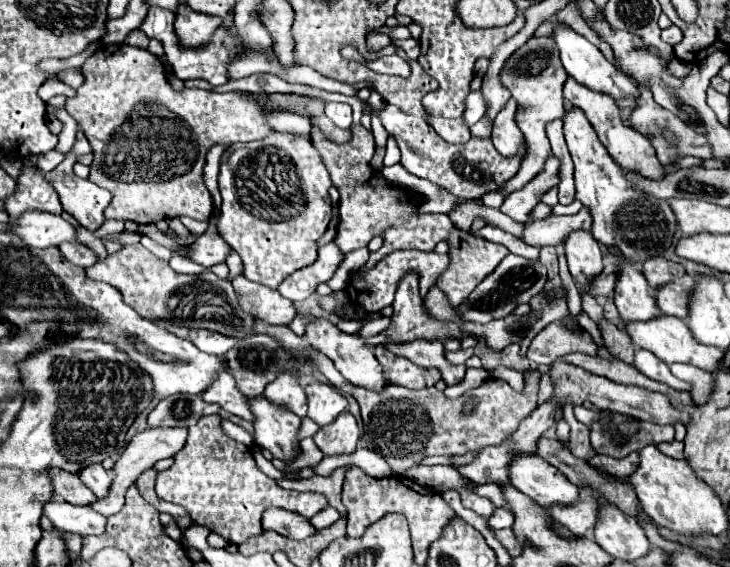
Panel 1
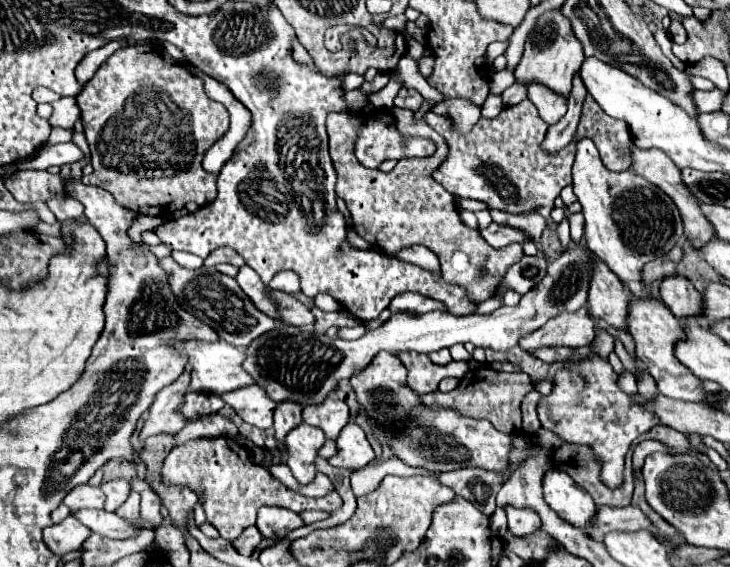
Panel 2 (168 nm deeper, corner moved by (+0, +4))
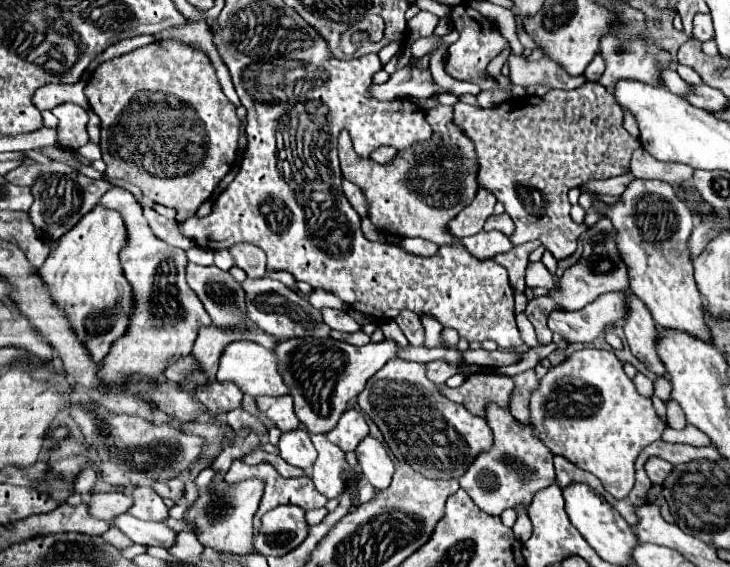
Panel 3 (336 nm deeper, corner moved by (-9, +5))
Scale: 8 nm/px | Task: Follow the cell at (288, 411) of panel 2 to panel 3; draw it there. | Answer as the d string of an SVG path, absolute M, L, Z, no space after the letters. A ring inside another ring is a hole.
M299 427L295 431L289 431L289 433L283 433L277 447L281 451L281 457L289 465L299 467L299 469L311 467L317 459L317 451L315 451L315 447L309 439L309 433L303 427Z

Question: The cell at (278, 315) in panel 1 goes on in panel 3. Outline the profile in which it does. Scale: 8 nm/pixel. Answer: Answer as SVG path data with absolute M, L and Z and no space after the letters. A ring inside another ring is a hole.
M321 309L323 311L323 321L337 331L345 331L345 333L355 333L361 331L361 323L357 323L349 313L345 311L335 311L335 309Z

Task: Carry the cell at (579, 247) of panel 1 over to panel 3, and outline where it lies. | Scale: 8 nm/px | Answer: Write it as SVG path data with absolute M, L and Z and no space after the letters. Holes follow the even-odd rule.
M629 295L629 311L625 317L623 331L631 347L631 353L641 363L645 363L647 369L653 371L655 375L667 377L663 361L655 351L655 343L659 343L659 331L655 327L655 321L651 319L651 313L635 295Z

